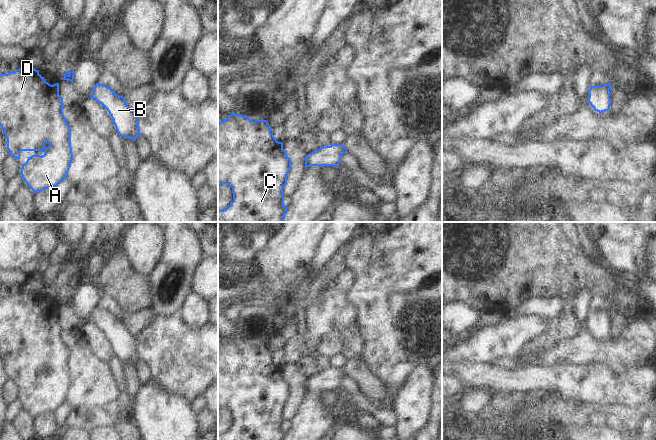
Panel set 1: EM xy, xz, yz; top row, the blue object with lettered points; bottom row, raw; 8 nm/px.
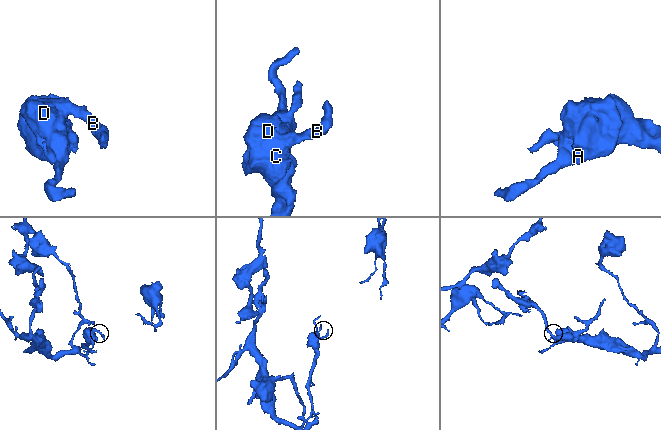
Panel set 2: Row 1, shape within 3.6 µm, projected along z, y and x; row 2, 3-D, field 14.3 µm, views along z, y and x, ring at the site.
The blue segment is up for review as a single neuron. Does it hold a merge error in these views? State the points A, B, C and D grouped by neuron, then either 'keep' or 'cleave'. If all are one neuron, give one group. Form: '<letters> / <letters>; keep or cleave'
A B C D; keep

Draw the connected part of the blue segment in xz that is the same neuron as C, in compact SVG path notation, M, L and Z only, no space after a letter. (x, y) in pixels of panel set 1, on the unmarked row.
M231 337L218 347L218 408L228 408L233 415L233 425L218 440L285 440L288 432L284 429L283 411L287 409L287 399L292 385L271 357L267 344L252 345L248 340Z

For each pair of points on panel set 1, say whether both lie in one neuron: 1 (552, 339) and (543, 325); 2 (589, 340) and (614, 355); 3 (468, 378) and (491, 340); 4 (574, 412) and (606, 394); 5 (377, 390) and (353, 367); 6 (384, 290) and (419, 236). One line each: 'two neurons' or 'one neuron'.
1: two neurons
2: one neuron
3: two neurons
4: two neurons
5: one neuron
6: one neuron

